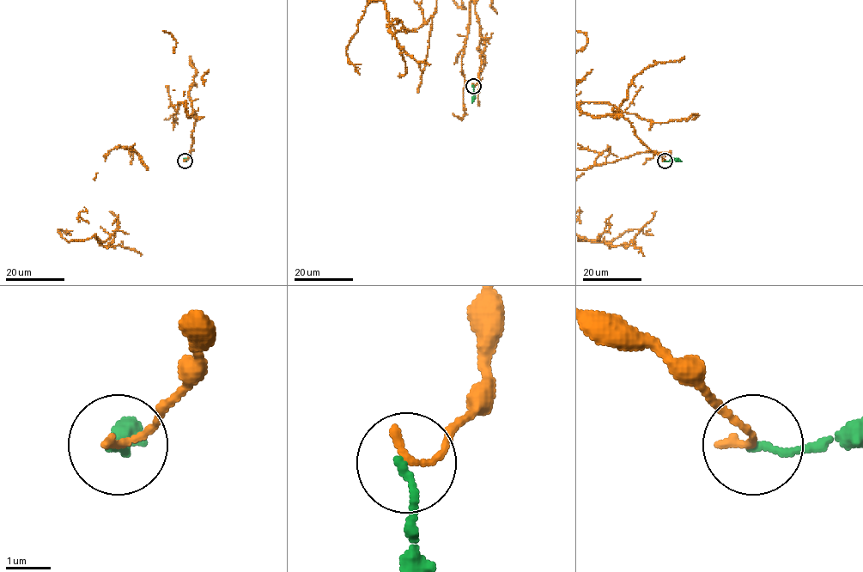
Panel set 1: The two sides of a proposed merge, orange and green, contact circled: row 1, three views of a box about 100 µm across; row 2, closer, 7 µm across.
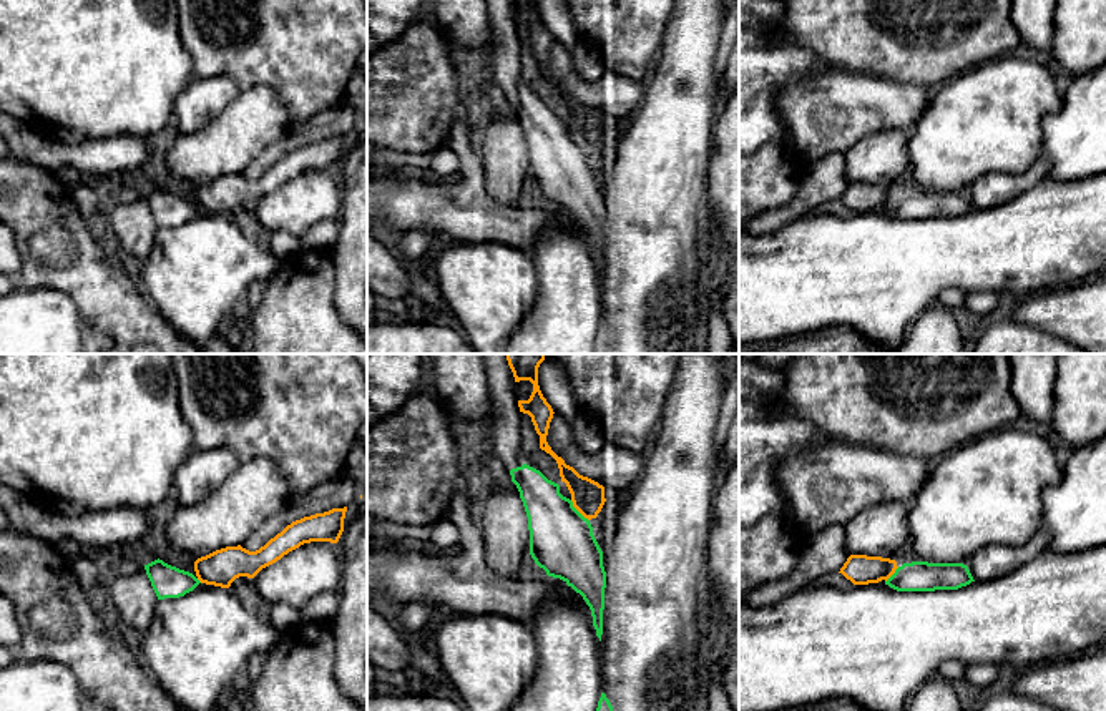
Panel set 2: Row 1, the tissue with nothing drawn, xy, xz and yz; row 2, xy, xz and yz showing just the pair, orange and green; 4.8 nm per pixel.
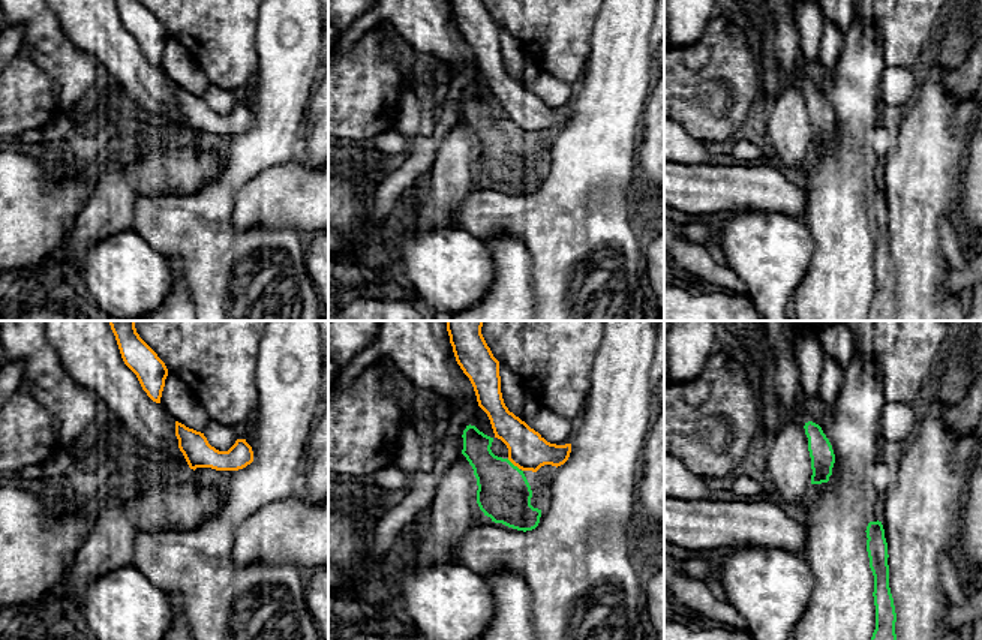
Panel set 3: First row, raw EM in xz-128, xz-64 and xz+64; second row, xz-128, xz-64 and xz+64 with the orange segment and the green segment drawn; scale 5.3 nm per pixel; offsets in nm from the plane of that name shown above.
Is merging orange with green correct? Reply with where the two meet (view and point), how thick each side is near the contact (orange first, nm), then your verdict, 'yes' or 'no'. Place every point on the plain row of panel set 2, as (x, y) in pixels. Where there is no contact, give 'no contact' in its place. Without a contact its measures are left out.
xz (578, 138) | 160/320 nm | no

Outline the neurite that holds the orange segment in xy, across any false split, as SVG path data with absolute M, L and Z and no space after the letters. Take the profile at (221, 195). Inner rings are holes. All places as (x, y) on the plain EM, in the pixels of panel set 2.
M347 135L332 136L296 148L256 179L249 179L241 173L216 178L194 189L196 204L201 211L229 216L236 206L254 206L262 196L304 171L337 171L344 159L345 140Z

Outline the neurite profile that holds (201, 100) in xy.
M226 75L193 78L176 96L173 116L181 135L191 135L213 121L241 88Z

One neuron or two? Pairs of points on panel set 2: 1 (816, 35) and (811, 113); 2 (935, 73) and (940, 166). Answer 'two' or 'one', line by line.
1: two
2: two

